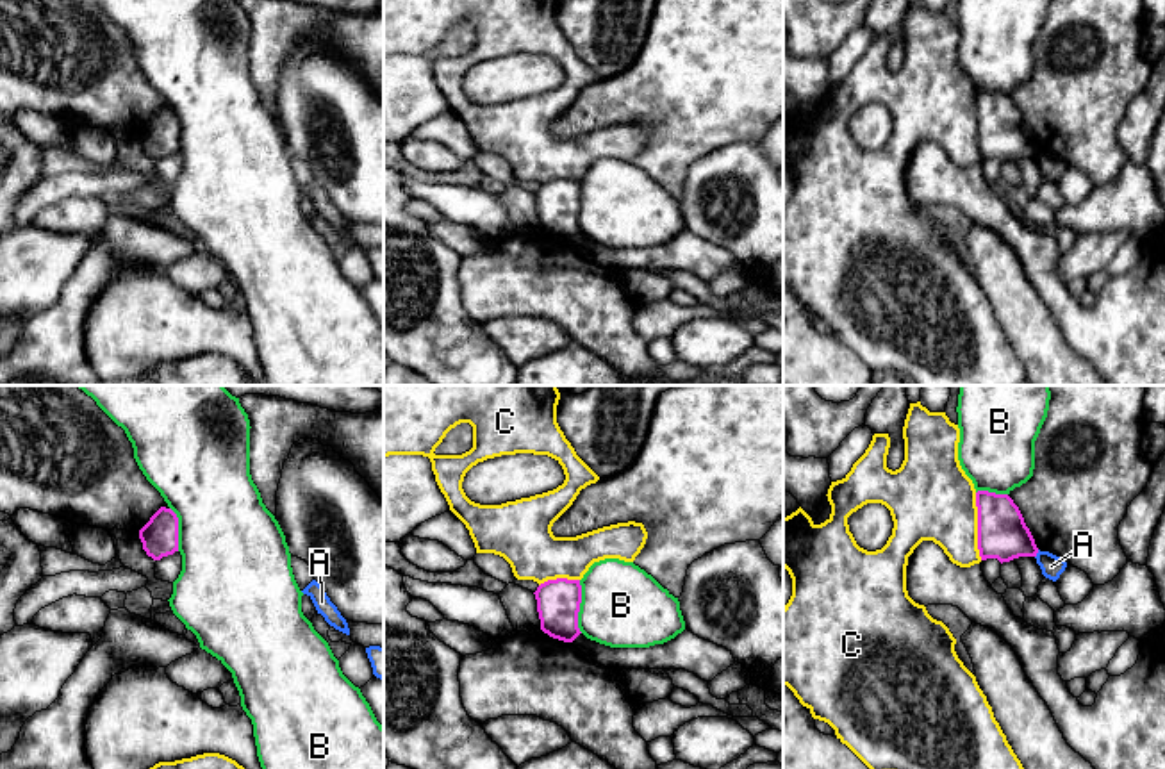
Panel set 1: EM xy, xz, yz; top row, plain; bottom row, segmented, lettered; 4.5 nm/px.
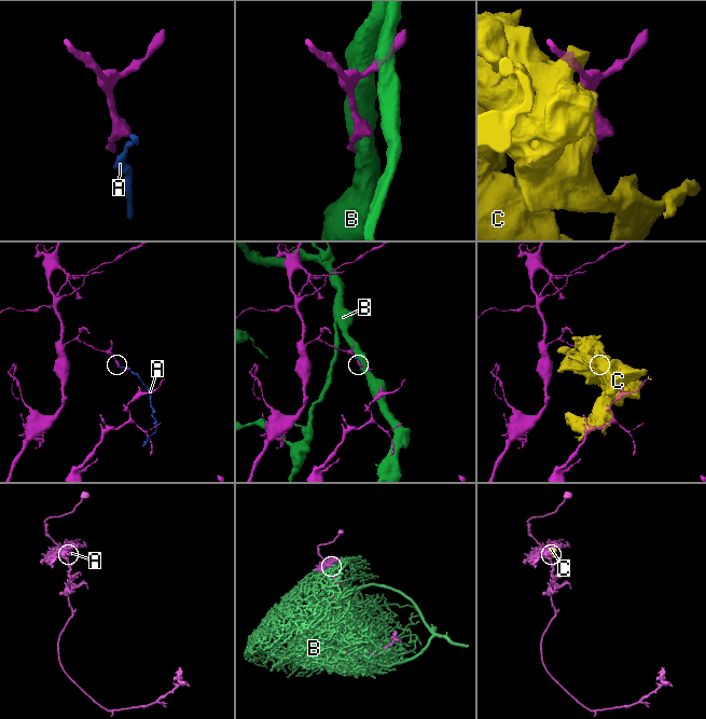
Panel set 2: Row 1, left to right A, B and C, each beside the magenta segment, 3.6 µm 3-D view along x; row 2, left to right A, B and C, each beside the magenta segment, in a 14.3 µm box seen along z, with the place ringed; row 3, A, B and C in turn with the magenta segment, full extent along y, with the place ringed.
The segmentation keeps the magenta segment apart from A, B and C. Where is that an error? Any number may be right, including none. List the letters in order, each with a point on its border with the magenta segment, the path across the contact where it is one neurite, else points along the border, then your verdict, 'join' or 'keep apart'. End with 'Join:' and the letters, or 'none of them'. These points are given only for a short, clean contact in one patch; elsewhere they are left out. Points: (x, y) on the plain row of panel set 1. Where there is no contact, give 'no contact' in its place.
A: yz (1037, 152) | along yz (1039, 150), (1035, 157) | keep apart
B: xz (578, 207) | keep apart
C: yz (978, 127) | keep apart
Join: none of them

